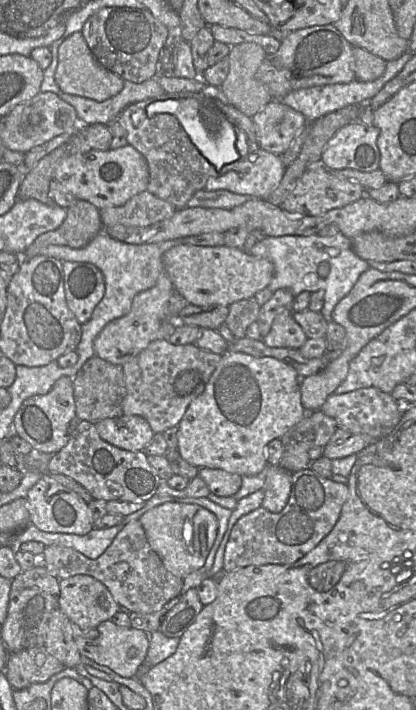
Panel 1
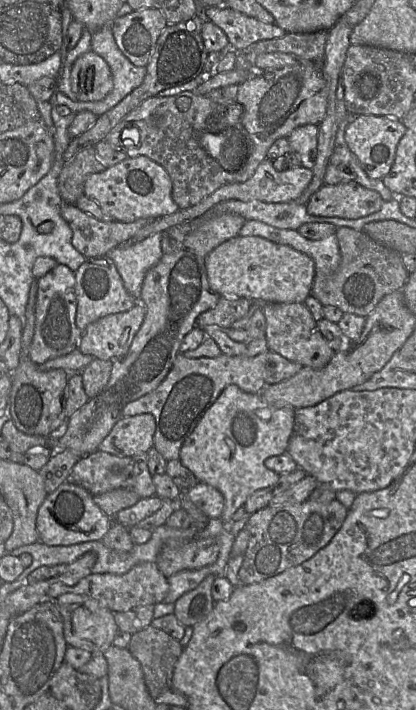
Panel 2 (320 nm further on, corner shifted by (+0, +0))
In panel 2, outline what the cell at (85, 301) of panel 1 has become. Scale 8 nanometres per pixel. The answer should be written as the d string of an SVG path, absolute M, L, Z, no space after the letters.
M108 256L87 259L75 272L75 280L76 325L82 333L89 324L98 319L110 314L126 312L139 302L125 289L114 262Z

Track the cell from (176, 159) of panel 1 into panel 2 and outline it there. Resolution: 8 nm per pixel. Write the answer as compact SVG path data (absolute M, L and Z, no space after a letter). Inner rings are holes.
M184 91L184 92L181 92L181 93L179 93L179 94L177 94L177 95L174 95L174 96L166 96L166 97L158 97L158 96L154 96L154 97L151 97L151 98L148 98L148 99L146 99L146 100L144 100L144 101L143 101L143 102L142 102L142 103L141 103L141 104L140 104L140 105L139 105L139 106L137 106L137 107L136 107L136 108L135 108L135 109L133 109L133 110L132 110L132 111L130 111L130 112L129 112L129 113L128 113L128 114L127 114L127 115L126 115L126 116L125 116L125 117L124 117L124 118L123 118L123 119L122 119L122 120L121 120L121 121L120 121L120 122L119 122L119 123L118 123L118 124L117 124L117 125L116 125L116 126L115 126L115 127L114 127L114 128L113 128L113 129L112 129L112 130L111 130L111 131L110 131L110 132L109 132L109 133L108 133L108 135L107 135L107 136L106 136L106 137L105 137L105 139L104 139L104 140L106 140L106 141L107 141L107 142L108 142L108 143L109 143L109 144L110 144L110 145L111 145L111 146L112 146L112 147L113 147L113 148L117 148L117 149L119 149L119 150L120 150L120 151L122 151L122 152L124 152L124 153L125 153L125 154L126 154L126 156L127 156L127 158L134 158L134 157L137 157L137 156L146 156L146 157L148 157L148 158L149 158L149 159L151 159L151 160L153 160L153 161L154 161L154 162L156 162L156 163L157 163L157 164L159 164L159 165L161 165L161 166L162 166L162 167L163 167L163 168L164 168L164 169L165 169L165 170L166 170L166 172L167 172L167 173L168 173L168 175L169 175L169 177L170 177L170 179L171 179L171 181L172 181L172 199L173 199L173 200L174 200L174 202L175 202L175 203L176 203L176 204L177 204L177 205L178 205L178 207L179 207L179 209L187 209L187 208L189 208L189 207L192 207L192 206L194 206L194 205L196 205L196 204L198 204L198 203L200 203L200 202L201 202L201 201L202 201L202 200L203 200L203 199L204 199L204 198L206 198L206 197L207 197L207 196L209 196L209 195L210 195L210 194L212 194L212 193L213 193L213 192L214 192L214 191L215 191L215 190L217 190L217 189L218 189L218 188L219 188L219 187L221 187L221 186L223 186L223 185L225 185L225 184L230 184L230 183L237 183L237 182L236 182L236 179L237 179L237 177L238 177L238 176L239 176L239 175L240 175L240 171L237 171L237 172L227 172L227 171L226 171L226 170L224 170L224 169L223 169L223 168L222 168L222 167L221 167L221 166L220 166L220 164L219 164L219 163L218 163L218 162L217 162L217 161L216 161L216 160L215 160L215 159L214 159L214 158L213 158L213 157L211 157L211 156L210 156L210 155L209 155L209 154L208 154L208 153L207 153L207 152L206 152L206 151L205 151L205 150L204 150L204 148L203 148L203 147L202 147L202 146L201 146L201 144L200 144L200 142L199 142L199 136L200 136L200 135L201 135L201 133L203 133L203 132L205 132L205 131L207 131L207 130L208 130L208 131L210 131L210 130L209 130L209 128L210 128L210 127L209 127L209 126L208 126L208 125L207 125L207 124L206 124L206 122L208 122L208 120L209 120L209 119L210 119L210 118L211 118L211 117L212 117L212 116L217 116L217 115L218 115L218 116L220 116L220 113L221 113L221 114L222 114L222 115L221 115L221 117L222 117L222 118L223 118L223 119L222 119L222 126L223 126L223 127L227 127L227 126L233 126L233 125L237 125L237 124L239 124L239 126L240 126L240 121L241 121L241 118L242 118L242 106L241 106L241 105L240 105L240 104L239 104L239 103L230 103L230 104L226 104L226 103L222 103L222 104L218 104L218 103L216 103L216 102L214 102L214 101L211 101L211 100L210 100L210 99L209 99L209 98L208 98L208 97L207 97L207 96L206 96L206 95L199 95L199 94L195 94L195 93L194 93L194 92L190 92L190 91ZM132 127L135 127L135 128L138 128L138 131L139 131L139 134L140 134L140 141L139 141L139 145L138 145L138 146L136 146L136 147L131 147L131 148L128 148L128 147L125 147L125 146L123 146L123 144L124 144L124 145L127 145L127 144L126 144L126 142L125 142L125 141L121 141L121 133L122 133L122 131L123 131L123 129L125 129L125 128L132 128Z

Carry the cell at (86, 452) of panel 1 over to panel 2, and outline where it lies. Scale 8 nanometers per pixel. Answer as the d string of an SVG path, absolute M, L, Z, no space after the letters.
M96 450L79 458L71 470L70 481L86 489L92 496L119 488L131 490L140 498L148 498L156 494L153 476L148 468L147 453L134 456L116 456Z

